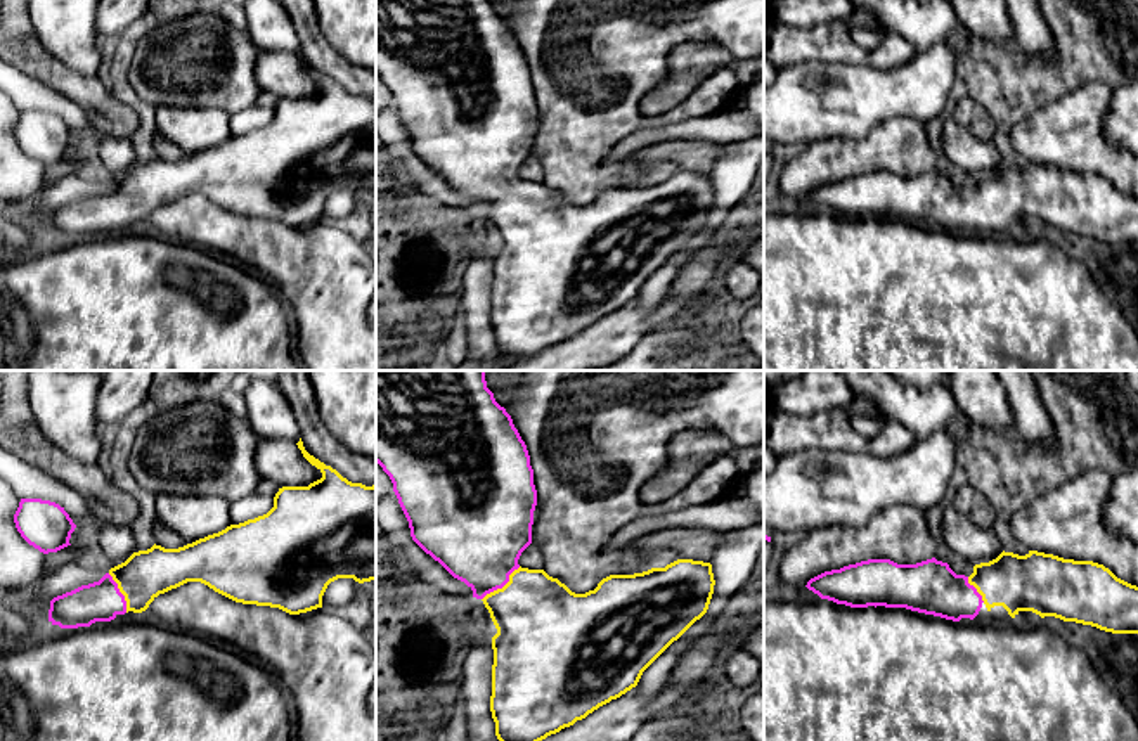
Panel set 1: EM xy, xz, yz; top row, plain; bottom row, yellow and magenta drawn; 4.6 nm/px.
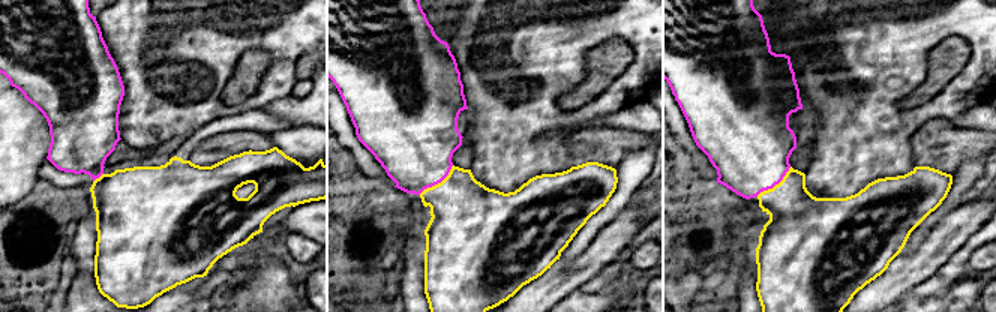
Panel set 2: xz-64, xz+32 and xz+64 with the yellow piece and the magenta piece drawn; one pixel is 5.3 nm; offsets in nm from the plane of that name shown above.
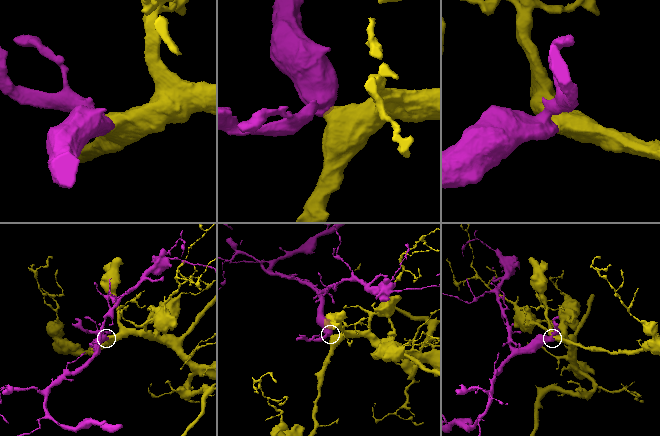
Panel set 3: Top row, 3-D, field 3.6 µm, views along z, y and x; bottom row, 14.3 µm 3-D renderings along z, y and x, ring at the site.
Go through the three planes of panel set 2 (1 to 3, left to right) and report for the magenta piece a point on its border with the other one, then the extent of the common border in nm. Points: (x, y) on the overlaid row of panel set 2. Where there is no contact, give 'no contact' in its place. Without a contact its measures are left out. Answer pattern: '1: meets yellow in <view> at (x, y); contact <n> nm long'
1: meets yellow in xz-64 at (99, 177); contact 80 nm long
2: meets yellow in xz+32 at (438, 183); contact 240 nm long
3: meets yellow in xz+64 at (776, 185); contact 240 nm long

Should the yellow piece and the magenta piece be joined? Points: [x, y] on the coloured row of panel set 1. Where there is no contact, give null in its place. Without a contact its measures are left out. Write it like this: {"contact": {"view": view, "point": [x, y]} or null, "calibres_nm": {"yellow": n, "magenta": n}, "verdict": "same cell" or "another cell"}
{"contact": {"view": "xz", "point": [504, 586]}, "calibres_nm": {"yellow": 420, "magenta": 420}, "verdict": "same cell"}

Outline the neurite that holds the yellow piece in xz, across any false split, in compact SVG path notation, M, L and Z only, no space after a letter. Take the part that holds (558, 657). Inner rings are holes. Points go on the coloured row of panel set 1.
M376 370L376 462L393 483L412 540L483 601L497 628L490 712L499 741L542 741L620 698L708 609L715 580L712 564L703 561L677 559L665 568L610 575L585 594L572 592L544 570L518 564L532 544L533 469L511 416L487 388L485 370Z

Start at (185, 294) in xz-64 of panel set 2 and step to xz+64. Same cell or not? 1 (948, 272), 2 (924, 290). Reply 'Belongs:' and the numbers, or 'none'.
Belongs: none

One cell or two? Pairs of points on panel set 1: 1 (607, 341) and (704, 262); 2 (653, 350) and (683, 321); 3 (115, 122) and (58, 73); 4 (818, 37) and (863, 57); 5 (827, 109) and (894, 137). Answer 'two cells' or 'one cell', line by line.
1: one cell
2: two cells
3: one cell
4: one cell
5: two cells

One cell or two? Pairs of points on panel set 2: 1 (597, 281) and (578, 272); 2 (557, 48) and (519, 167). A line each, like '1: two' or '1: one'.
1: two
2: one

